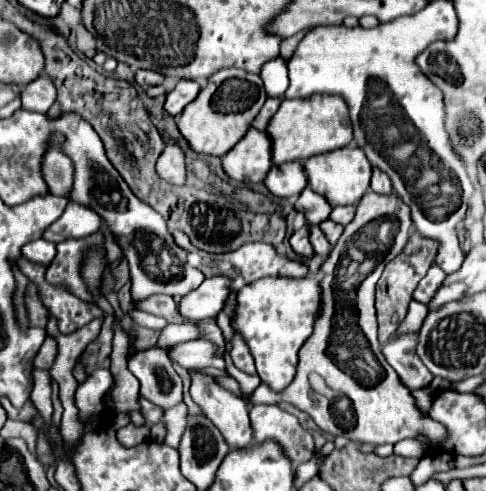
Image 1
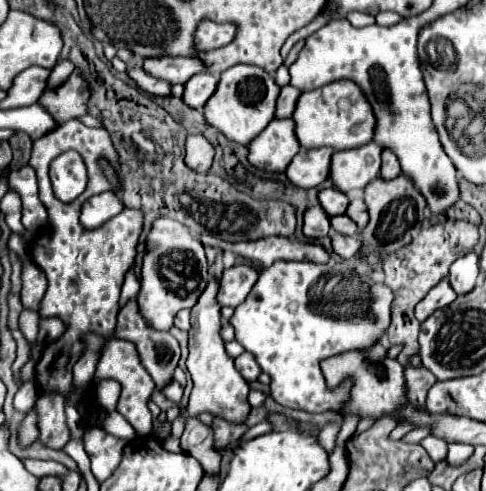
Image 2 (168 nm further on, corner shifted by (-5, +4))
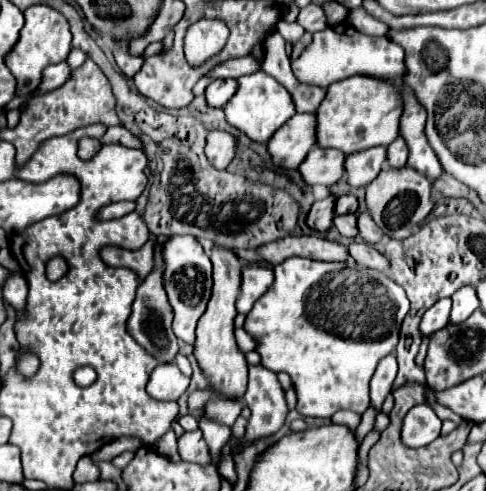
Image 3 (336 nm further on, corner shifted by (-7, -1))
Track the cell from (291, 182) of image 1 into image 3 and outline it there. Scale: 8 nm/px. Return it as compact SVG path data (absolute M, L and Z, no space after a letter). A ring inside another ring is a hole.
M313 148L307 158L301 162L299 172L305 184L315 186L333 186L343 176L343 162L345 154L331 148Z

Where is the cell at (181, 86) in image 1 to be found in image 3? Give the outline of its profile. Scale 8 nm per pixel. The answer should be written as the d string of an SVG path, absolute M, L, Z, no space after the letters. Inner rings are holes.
M213 80L207 88L205 88L205 100L211 108L223 108L223 104L227 104L227 100L233 96L237 82L235 80Z

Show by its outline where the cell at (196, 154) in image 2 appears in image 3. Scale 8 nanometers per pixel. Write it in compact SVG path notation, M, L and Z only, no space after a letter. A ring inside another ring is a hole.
M209 132L205 142L205 156L217 170L225 170L235 156L235 138L227 132Z

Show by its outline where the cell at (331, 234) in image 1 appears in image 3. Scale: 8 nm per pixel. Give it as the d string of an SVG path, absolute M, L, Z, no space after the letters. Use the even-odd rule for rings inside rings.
M357 212L355 214L345 214L345 216L335 216L333 226L339 230L341 236L355 238L359 234L357 232Z

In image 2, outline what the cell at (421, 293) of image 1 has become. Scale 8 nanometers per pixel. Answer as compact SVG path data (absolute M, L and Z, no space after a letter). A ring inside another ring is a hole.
M443 279L437 287L433 287L433 289L425 295L423 301L417 303L417 307L415 307L415 317L417 317L419 321L425 321L429 315L433 315L433 311L443 309L443 307L447 307L449 303L453 303L455 297L457 297L457 295L455 295L455 291L451 289L449 281Z

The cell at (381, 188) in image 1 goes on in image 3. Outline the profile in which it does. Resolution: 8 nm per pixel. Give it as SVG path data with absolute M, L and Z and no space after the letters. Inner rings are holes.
M399 136L397 140L393 140L389 146L387 146L387 162L391 168L403 168L407 164L407 146L403 142L403 138Z

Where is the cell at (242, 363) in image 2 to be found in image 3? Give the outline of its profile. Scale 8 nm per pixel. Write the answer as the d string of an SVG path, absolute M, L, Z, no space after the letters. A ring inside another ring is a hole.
M261 364L249 366L249 388L243 396L251 410L247 424L247 438L257 440L277 432L287 416L287 404L275 372Z

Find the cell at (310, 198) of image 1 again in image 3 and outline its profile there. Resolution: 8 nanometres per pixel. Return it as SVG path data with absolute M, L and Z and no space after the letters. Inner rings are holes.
M353 194L337 198L335 214L353 214L353 212L357 212L357 198Z

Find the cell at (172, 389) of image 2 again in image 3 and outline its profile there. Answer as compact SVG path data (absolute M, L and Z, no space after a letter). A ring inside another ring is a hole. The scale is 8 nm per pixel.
M159 364L147 384L148 394L161 401L177 401L189 388L189 378L175 364Z

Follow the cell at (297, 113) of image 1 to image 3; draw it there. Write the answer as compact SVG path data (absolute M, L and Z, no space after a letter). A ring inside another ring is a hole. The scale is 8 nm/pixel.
M353 76L327 88L323 102L315 112L315 138L321 148L337 148L343 154L361 152L373 146L387 146L399 136L401 98L399 88L371 80L369 76Z

